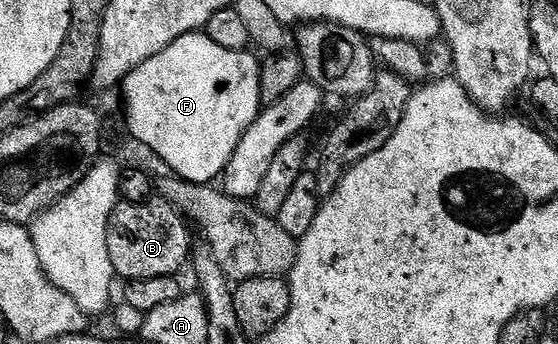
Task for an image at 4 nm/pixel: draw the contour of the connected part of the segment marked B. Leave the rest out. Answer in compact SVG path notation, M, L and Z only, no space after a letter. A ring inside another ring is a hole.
M151 199L139 205L115 205L107 227L107 249L115 274L126 277L127 282L181 274L182 264L192 257L189 232L182 214L167 201Z

